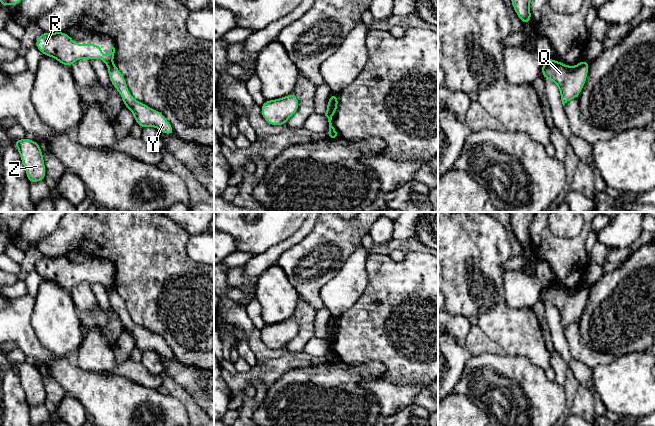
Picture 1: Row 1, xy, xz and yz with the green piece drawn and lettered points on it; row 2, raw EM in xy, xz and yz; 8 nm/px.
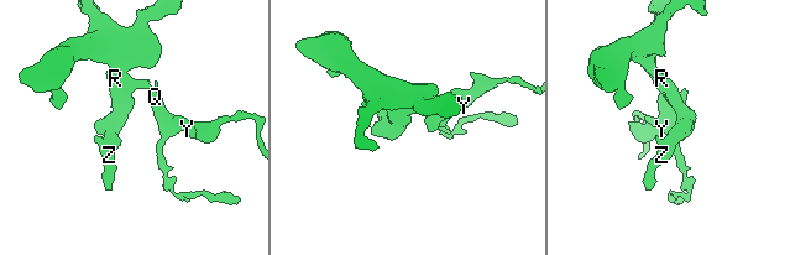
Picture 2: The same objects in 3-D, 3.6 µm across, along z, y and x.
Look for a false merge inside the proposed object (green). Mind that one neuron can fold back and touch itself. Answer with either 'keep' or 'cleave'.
cleave

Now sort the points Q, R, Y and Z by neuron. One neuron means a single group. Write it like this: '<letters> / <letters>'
Q Y / R Z

